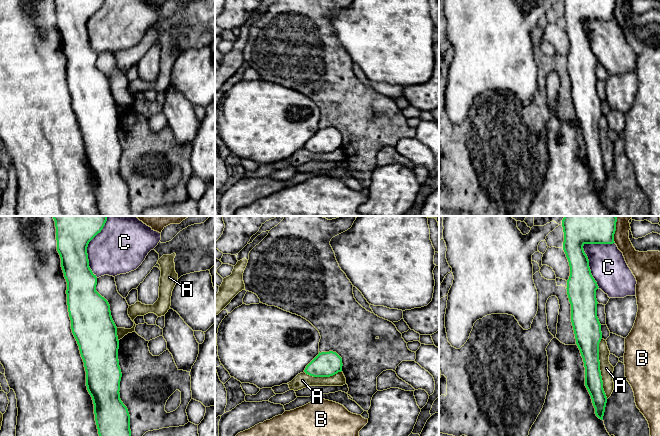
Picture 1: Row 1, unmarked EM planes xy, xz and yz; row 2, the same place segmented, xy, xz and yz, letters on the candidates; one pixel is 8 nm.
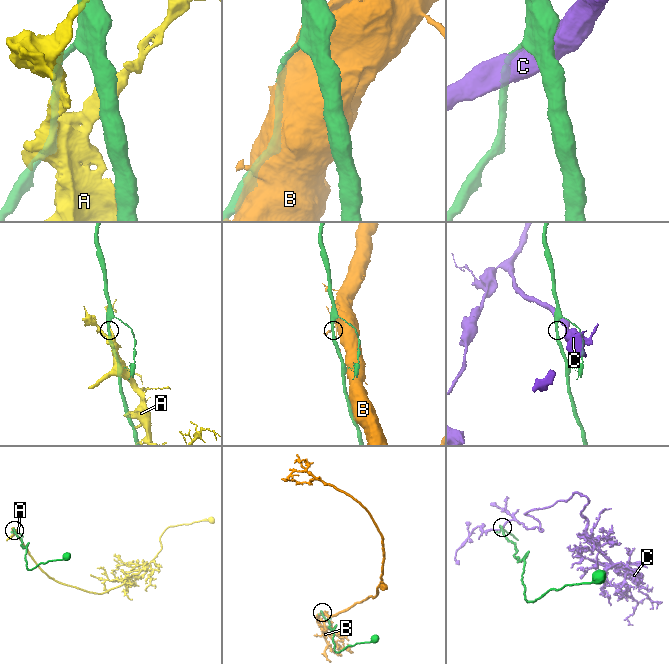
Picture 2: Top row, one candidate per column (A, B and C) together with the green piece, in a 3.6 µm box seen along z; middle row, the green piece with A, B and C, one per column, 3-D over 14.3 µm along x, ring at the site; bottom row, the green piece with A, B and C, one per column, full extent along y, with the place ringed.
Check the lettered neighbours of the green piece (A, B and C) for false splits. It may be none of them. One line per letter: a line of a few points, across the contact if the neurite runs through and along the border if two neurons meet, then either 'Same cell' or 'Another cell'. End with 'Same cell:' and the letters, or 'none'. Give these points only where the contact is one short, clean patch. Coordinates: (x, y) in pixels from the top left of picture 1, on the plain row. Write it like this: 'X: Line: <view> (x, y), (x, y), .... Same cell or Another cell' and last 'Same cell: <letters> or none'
A: Another cell
B: Another cell
C: Another cell
Same cell: none

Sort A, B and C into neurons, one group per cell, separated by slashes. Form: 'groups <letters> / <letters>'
groups A / B / C

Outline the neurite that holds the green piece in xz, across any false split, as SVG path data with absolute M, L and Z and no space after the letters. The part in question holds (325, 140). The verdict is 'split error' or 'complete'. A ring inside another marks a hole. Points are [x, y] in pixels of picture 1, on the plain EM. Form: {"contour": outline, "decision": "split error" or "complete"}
{"contour": "M243 79L219 101L218 132L230 152L241 159L272 164L291 158L303 148L313 153L330 153L342 147L342 134L336 128L319 128L320 115L319 107L301 92L263 79Z", "decision": "split error"}

